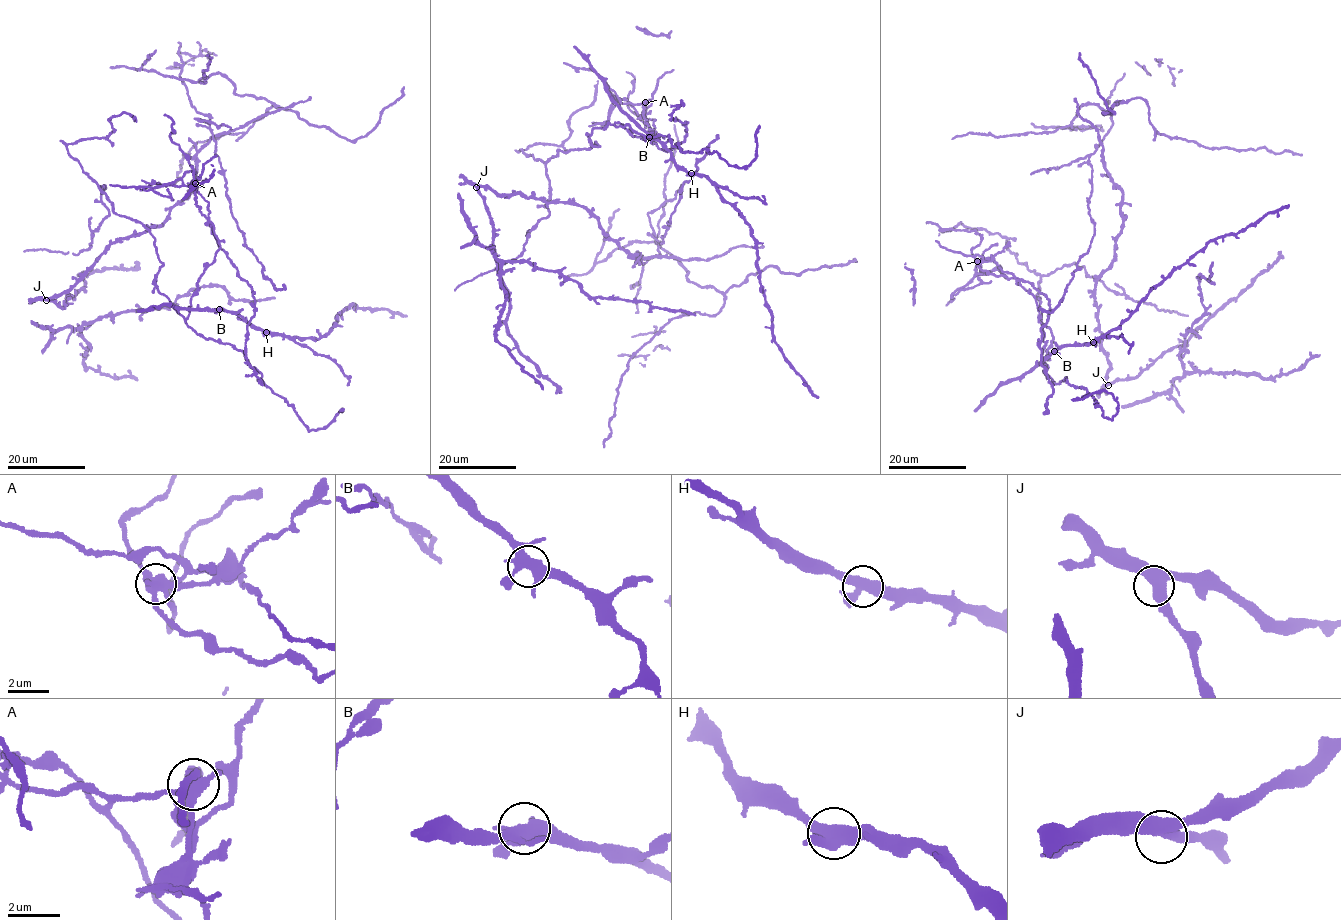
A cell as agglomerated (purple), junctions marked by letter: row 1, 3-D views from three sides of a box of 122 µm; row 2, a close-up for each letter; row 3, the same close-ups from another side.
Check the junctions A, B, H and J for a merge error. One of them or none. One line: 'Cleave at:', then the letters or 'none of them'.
Cleave at: A

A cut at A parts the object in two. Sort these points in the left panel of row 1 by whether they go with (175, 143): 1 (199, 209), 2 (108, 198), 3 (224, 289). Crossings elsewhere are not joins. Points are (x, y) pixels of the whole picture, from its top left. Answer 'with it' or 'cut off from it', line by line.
1: with it
2: with it
3: with it

